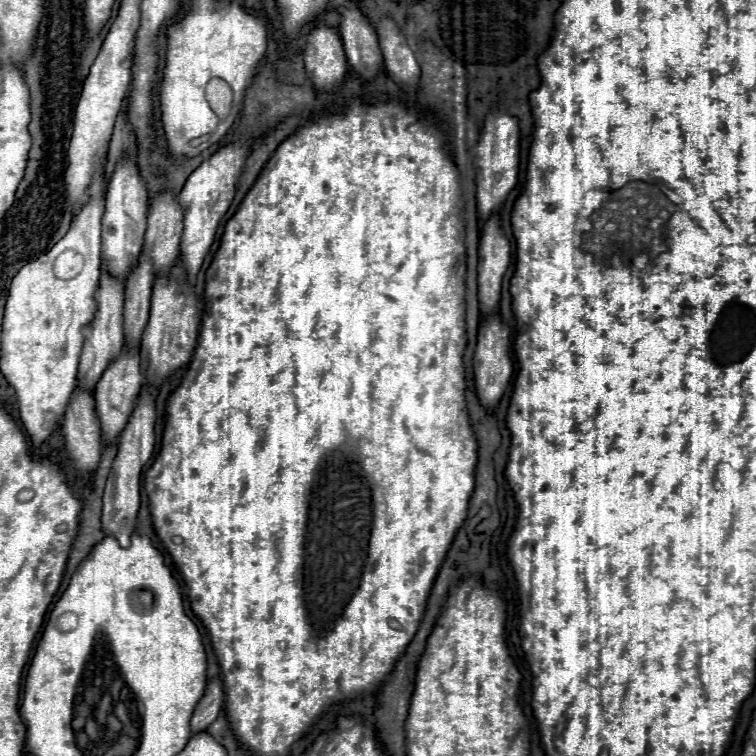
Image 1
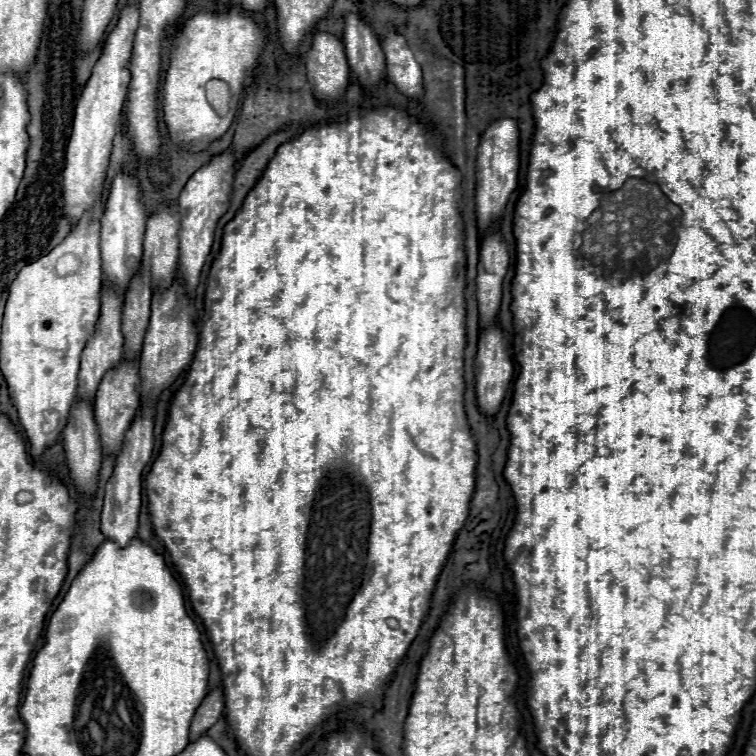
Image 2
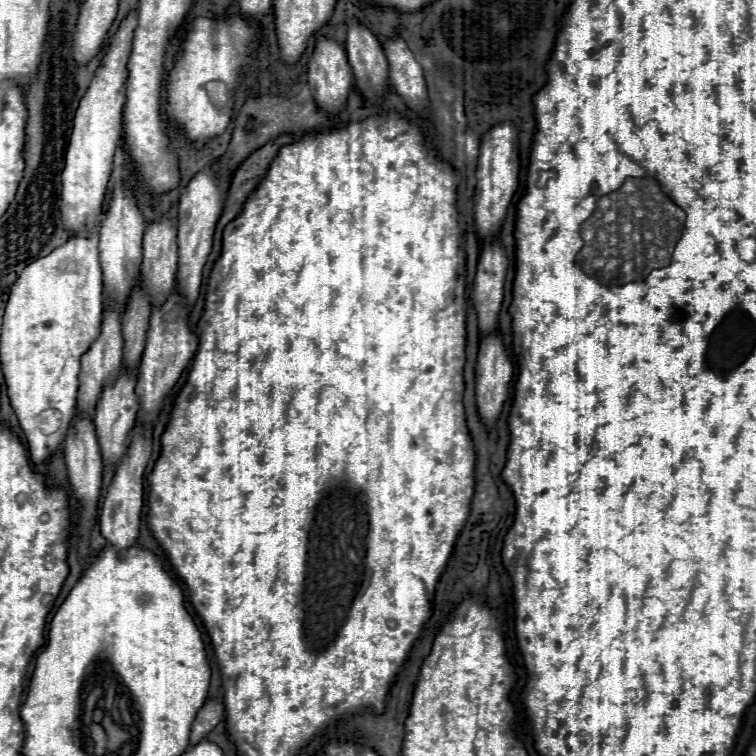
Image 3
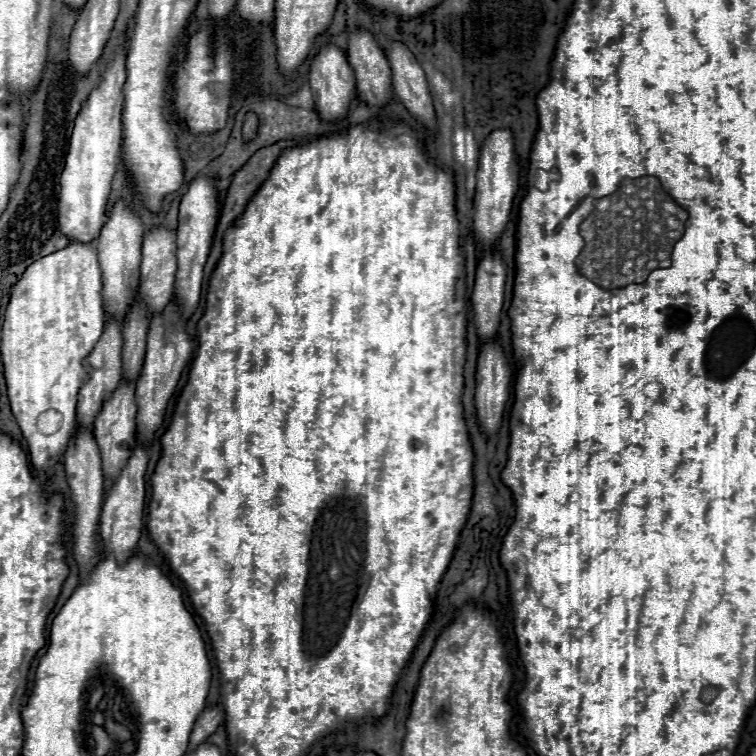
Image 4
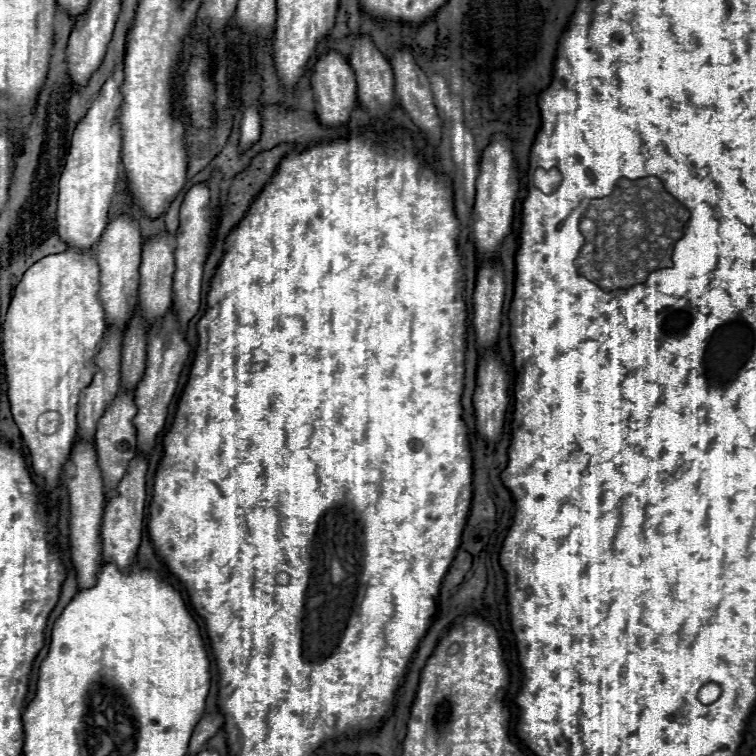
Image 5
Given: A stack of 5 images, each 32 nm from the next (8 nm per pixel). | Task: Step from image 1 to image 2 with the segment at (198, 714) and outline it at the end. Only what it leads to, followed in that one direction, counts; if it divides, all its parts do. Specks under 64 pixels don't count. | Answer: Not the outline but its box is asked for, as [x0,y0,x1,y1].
[190,690,224,742]

